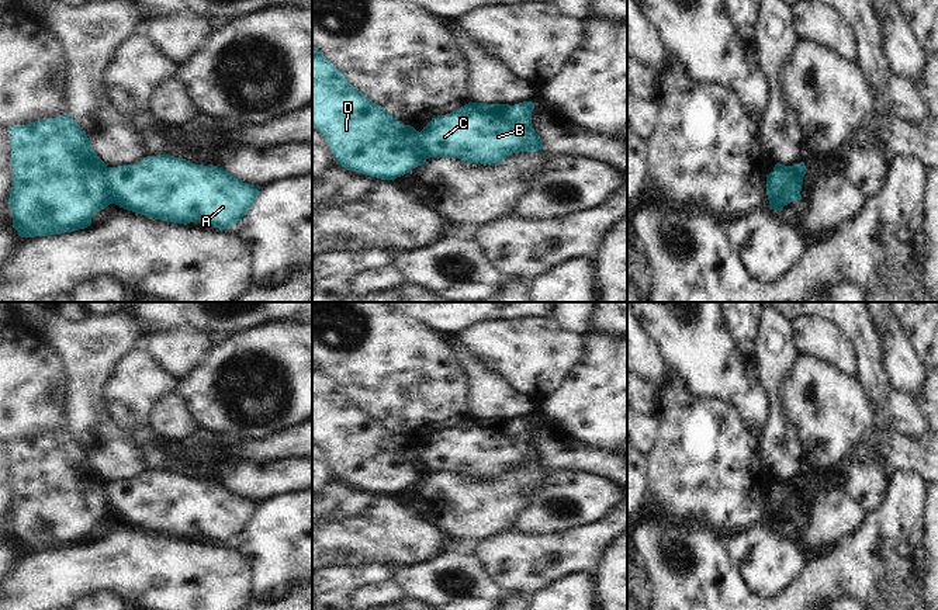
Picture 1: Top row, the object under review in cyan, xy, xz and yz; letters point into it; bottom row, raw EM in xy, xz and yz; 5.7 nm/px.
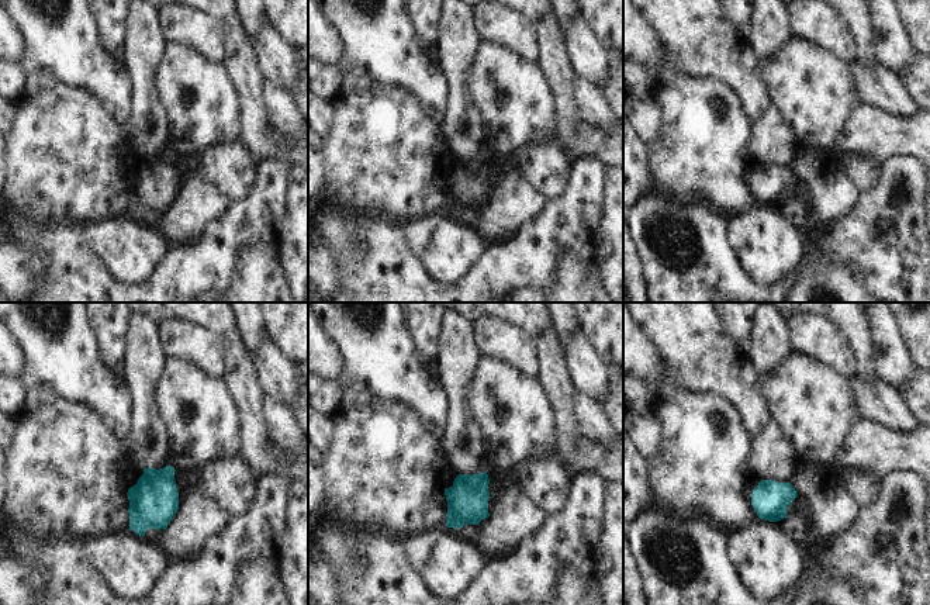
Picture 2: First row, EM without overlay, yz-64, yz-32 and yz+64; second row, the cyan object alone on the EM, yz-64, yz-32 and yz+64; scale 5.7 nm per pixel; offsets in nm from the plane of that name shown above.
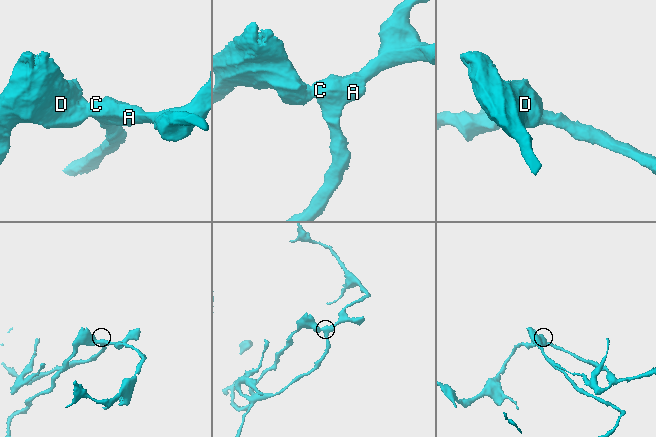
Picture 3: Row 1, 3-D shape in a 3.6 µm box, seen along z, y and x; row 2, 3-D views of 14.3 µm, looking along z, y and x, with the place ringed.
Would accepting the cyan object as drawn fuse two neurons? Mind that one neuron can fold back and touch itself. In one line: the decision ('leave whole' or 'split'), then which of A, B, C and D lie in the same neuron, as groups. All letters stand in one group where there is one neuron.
split | A B C / D

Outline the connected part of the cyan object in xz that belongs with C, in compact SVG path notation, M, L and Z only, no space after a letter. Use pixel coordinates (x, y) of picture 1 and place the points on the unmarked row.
M533 416L515 420L468 417L432 433L420 446L428 474L457 472L467 478L502 478L512 468L539 467L541 453L532 443Z

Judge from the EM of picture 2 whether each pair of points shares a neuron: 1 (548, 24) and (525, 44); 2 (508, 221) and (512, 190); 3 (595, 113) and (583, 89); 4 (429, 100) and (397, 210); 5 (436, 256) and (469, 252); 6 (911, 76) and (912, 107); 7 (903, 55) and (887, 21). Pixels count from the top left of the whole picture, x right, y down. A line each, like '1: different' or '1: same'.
1: different
2: same
3: same
4: different
5: same
6: different
7: same

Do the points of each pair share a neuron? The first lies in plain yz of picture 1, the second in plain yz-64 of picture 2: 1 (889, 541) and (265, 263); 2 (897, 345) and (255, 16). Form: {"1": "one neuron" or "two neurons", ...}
{"1": "two neurons", "2": "two neurons"}

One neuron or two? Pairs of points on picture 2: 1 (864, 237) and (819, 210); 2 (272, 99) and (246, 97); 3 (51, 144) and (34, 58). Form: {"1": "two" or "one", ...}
{"1": "two", "2": "two", "3": "two"}

